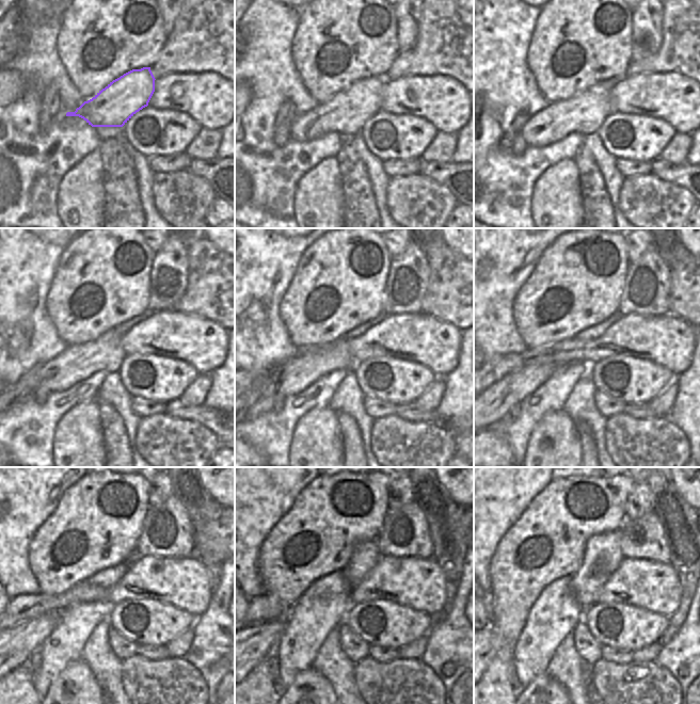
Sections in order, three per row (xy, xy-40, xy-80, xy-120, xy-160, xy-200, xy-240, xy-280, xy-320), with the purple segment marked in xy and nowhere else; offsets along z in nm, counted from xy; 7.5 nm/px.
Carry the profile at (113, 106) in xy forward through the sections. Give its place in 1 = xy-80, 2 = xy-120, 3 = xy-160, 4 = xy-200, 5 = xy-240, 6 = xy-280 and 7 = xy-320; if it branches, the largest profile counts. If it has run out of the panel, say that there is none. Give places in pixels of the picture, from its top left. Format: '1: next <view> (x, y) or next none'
1: next xy-80 (584, 113)
2: next xy-120 (77, 363)
3: next xy-160 (292, 377)
4: next xy-200 (496, 401)
5: next xy-240 (17, 643)
6: next xy-280 (256, 640)
7: next xy-320 (495, 638)

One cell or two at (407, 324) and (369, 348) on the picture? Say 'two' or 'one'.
one

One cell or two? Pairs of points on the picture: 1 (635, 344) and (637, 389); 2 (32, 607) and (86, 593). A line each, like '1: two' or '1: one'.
1: two
2: one

